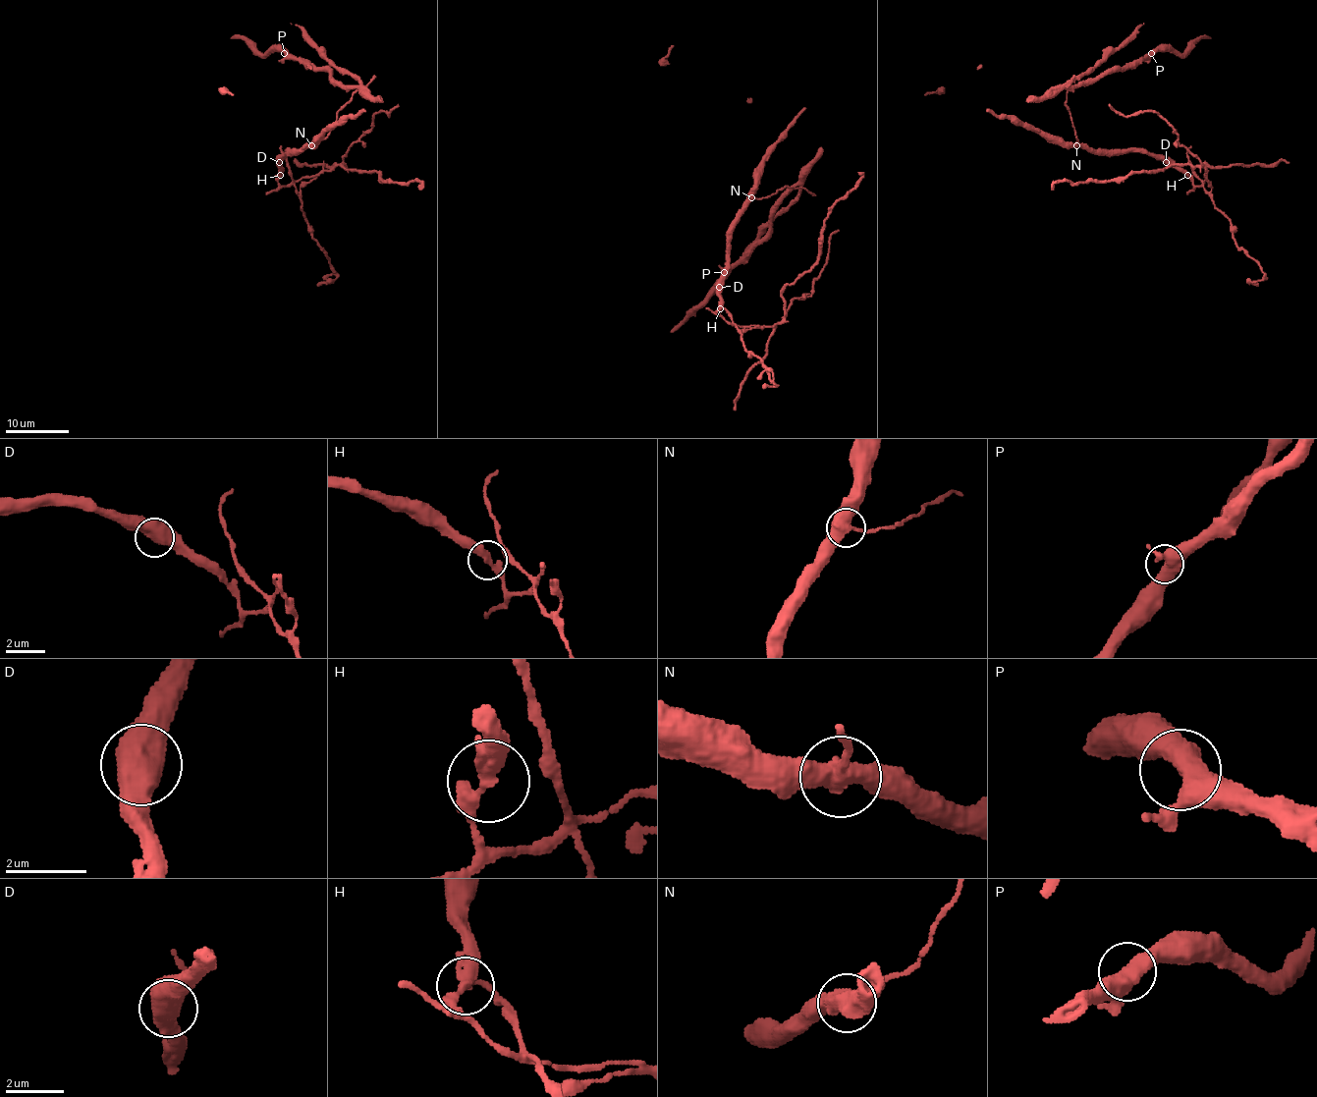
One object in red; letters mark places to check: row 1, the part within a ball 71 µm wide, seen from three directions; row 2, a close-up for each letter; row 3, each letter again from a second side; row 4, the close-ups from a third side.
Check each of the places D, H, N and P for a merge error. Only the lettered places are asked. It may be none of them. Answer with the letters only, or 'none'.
H, N

